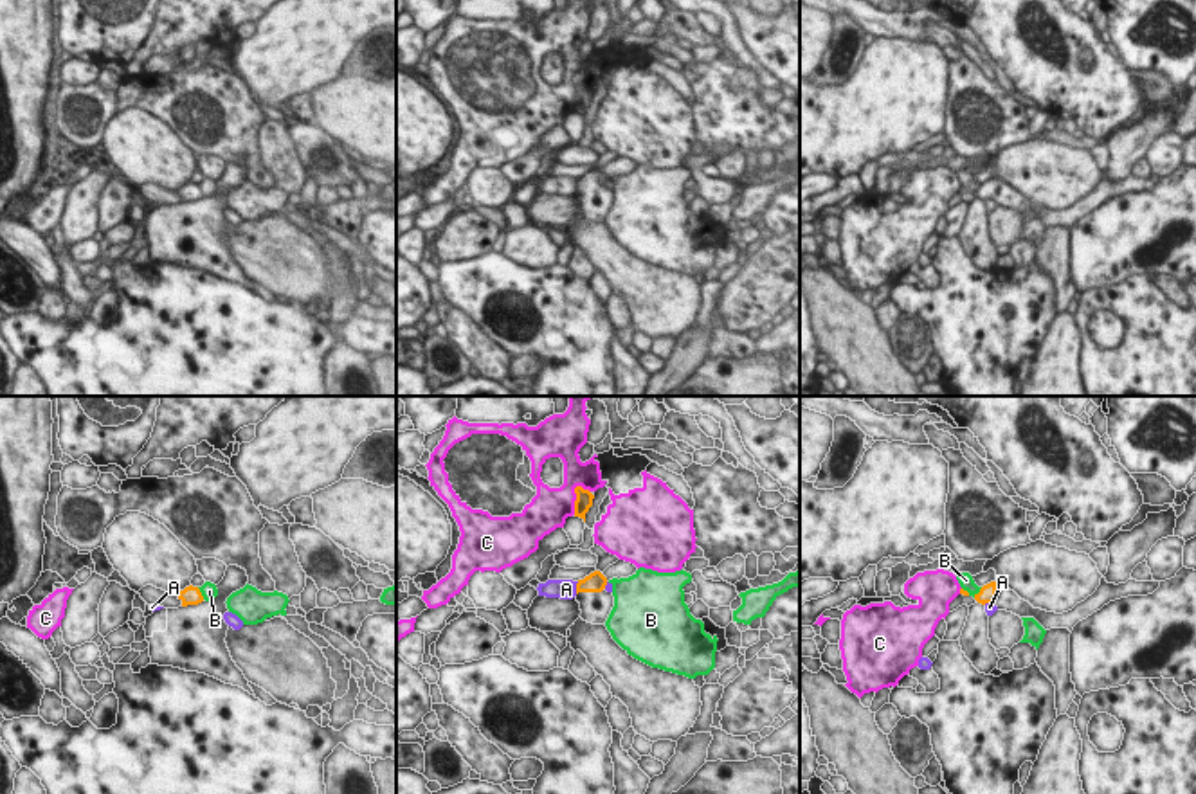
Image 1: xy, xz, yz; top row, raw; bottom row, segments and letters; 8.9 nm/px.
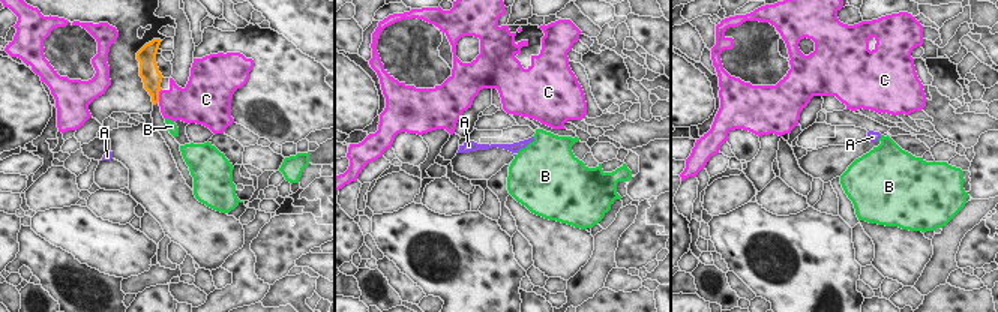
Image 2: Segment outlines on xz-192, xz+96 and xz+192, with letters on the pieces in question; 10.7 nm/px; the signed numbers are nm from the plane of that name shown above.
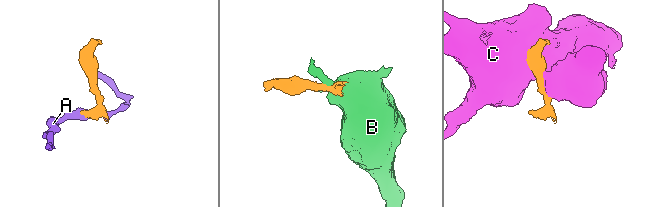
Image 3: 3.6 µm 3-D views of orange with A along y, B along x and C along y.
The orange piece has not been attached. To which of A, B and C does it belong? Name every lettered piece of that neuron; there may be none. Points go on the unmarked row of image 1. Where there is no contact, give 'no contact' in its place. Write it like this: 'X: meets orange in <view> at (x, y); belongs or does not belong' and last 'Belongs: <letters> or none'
A: meets orange in xz at (577, 184); does not belong
B: meets orange in xy at (200, 189); does not belong
C: meets orange in xz at (577, 96); does not belong
Belongs: none

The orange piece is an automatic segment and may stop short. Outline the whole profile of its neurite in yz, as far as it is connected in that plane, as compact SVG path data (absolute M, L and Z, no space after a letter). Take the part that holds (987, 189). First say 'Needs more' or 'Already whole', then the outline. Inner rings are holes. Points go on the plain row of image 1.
Needs more. M1102 173L1101 182L1092 193L1063 211L1034 205L1028 198L1021 196L1014 187L998 178L983 182L980 189L974 191L974 196L982 202L994 200L998 207L1007 207L1019 214L1034 214L1045 227L1068 225L1072 229L1079 218L1101 207L1110 198L1128 193L1147 193L1153 191L1158 184L1160 178L1137 178L1133 175L1126 180L1115 182L1108 180Z

